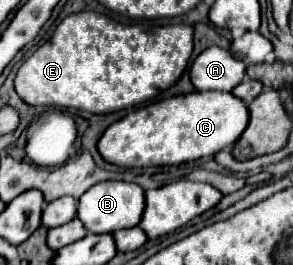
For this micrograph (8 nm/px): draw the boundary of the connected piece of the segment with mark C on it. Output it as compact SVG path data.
M193 91L155 101L127 113L123 119L105 129L97 143L97 149L105 161L121 167L177 165L233 147L233 143L245 131L247 123L247 105L233 93Z

